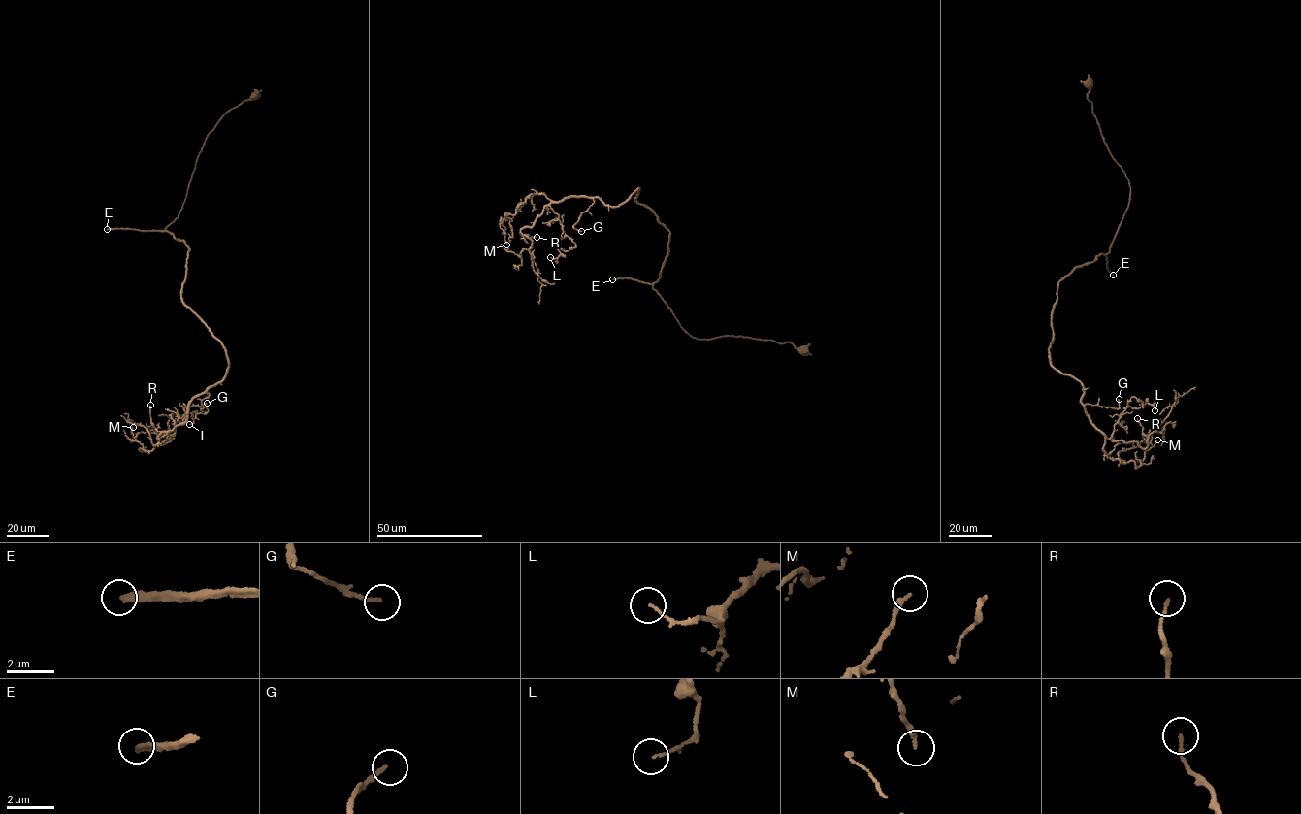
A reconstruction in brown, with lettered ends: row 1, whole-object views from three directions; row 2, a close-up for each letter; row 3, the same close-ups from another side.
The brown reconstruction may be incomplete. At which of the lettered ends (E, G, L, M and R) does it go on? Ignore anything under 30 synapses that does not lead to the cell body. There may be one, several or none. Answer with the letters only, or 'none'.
E

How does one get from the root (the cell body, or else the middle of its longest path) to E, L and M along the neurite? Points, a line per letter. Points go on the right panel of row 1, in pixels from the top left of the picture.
E: (1089, 83), (1088, 98), (1103, 141), (1130, 187), (1128, 206), (1105, 254), (1113, 275)
L: (1089, 83), (1129, 199), (1108, 252), (1058, 281), (1049, 362), (1082, 383), (1107, 439), (1127, 406), (1154, 410)
M: (1089, 83), (1129, 199), (1108, 252), (1058, 281), (1049, 362), (1082, 383), (1109, 457), (1138, 467), (1157, 439)

